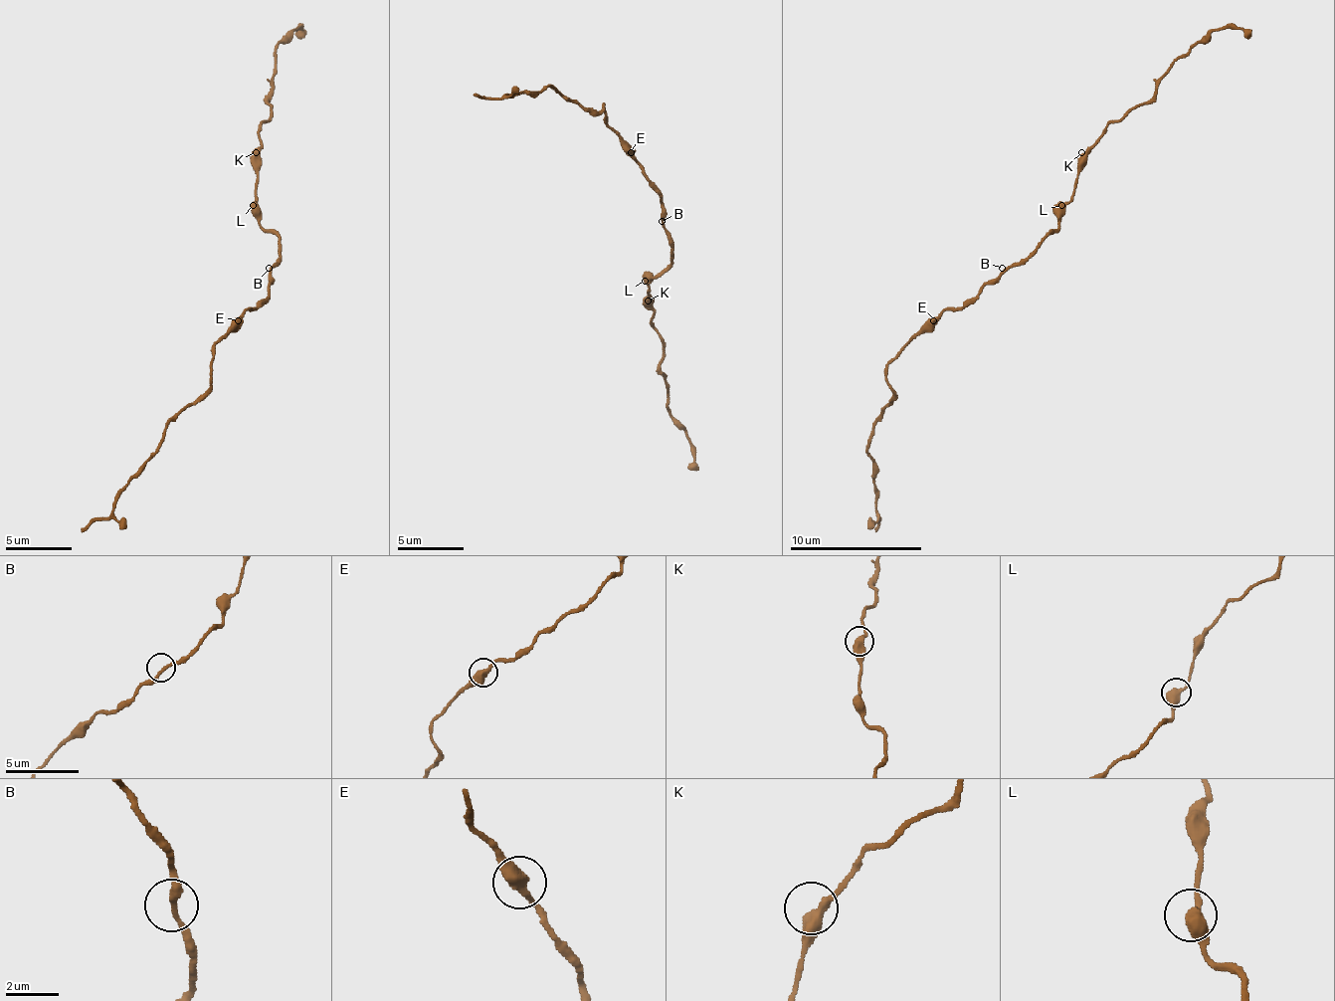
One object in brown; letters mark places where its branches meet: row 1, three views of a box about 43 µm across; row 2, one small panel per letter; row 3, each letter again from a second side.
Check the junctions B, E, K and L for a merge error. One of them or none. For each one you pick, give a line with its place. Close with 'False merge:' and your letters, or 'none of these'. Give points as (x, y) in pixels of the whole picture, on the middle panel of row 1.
False merge: none of these

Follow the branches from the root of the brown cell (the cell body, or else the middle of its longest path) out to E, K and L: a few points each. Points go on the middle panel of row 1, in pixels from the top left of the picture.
E: (665, 221), (662, 194), (632, 151)
K: (665, 221), (665, 231), (671, 244), (671, 261), (652, 281), (648, 300)
L: (665, 221), (665, 231), (671, 244), (671, 261), (655, 278), (645, 281)

